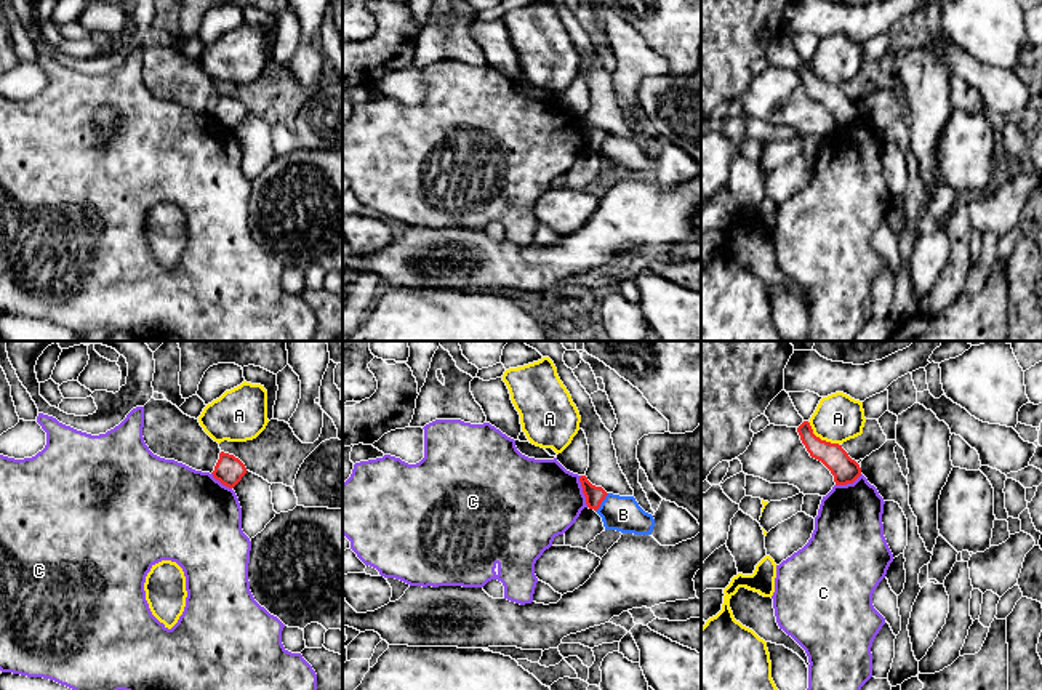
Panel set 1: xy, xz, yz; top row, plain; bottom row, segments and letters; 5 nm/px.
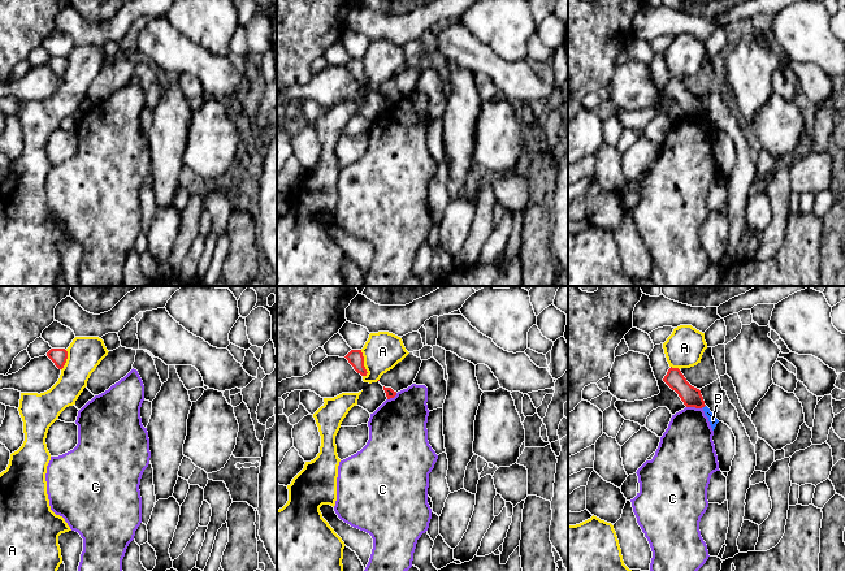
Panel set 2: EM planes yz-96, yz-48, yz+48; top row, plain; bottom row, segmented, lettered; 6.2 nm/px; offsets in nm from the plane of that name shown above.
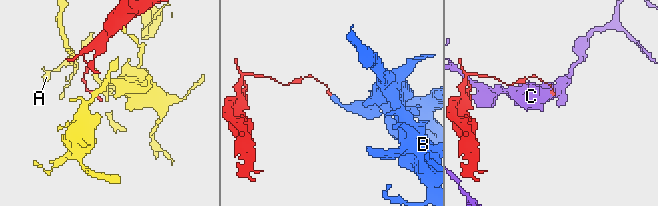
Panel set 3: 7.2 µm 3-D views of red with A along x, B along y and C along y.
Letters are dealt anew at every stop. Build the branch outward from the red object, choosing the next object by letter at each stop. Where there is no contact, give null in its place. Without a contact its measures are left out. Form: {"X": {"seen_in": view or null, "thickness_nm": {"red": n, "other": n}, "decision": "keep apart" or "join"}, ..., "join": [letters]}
{"A": {"seen_in": "yz", "thickness_nm": {"red": 130, "other": 240}, "decision": "keep apart"}, "B": {"seen_in": "xz", "thickness_nm": {"red": 100, "other": 180}, "decision": "keep apart"}, "C": {"seen_in": "xz", "thickness_nm": {"red": 100, "other": 420}, "decision": "keep apart"}, "join": []}

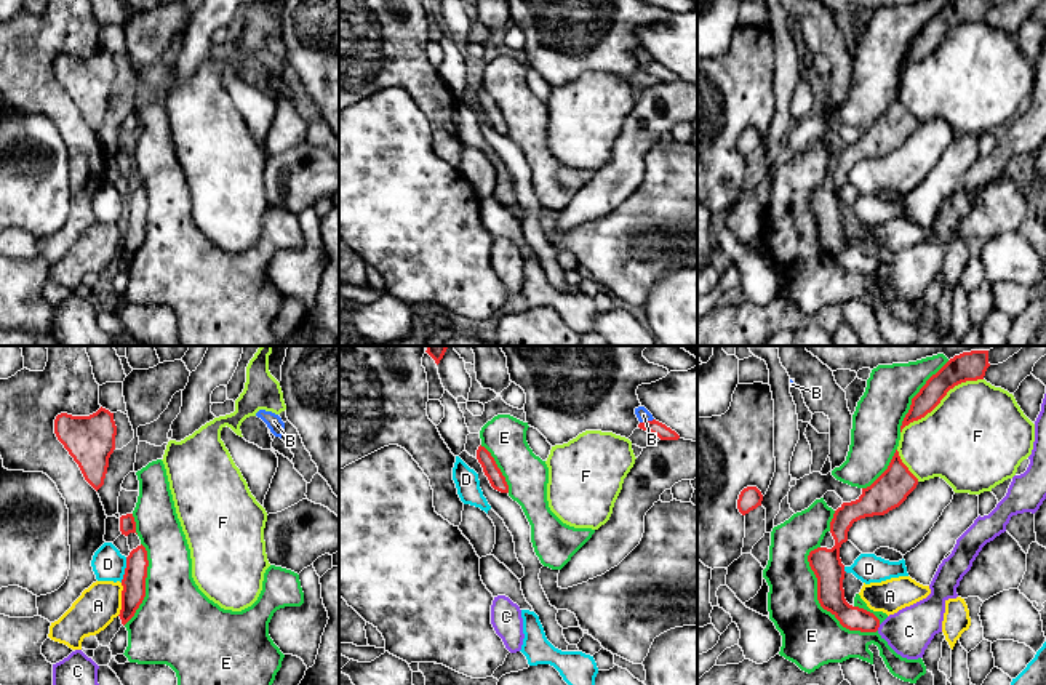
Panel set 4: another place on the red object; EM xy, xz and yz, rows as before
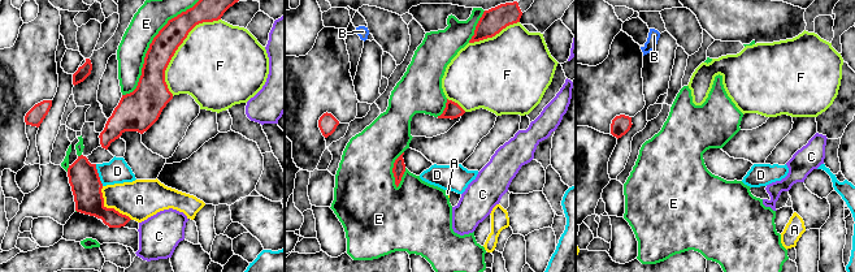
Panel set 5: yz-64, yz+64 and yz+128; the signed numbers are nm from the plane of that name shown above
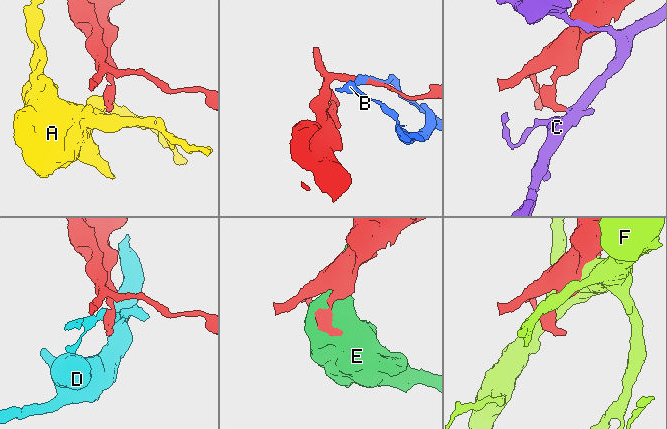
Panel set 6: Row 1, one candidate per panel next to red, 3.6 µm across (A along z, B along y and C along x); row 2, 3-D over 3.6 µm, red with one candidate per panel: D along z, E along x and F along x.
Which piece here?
{"A": {"seen_in": "xy", "thickness_nm": {"red": 120, "other": 200}, "decision": "keep apart"}, "B": {"seen_in": "xz", "thickness_nm": {"red": 70, "other": 70}, "decision": "keep apart"}, "C": {"seen_in": "yz", "thickness_nm": {"red": 120, "other": 240}, "decision": "keep apart"}, "D": {"seen_in": "xy", "thickness_nm": {"red": 120, "other": 160}, "decision": "keep apart"}, "E": {"seen_in": "yz", "thickness_nm": {"red": 150, "other": 300}, "decision": "keep apart"}, "F": {"seen_in": "yz", "thickness_nm": {"red": 130, "other": 480}, "decision": "keep apart"}, "join": []}

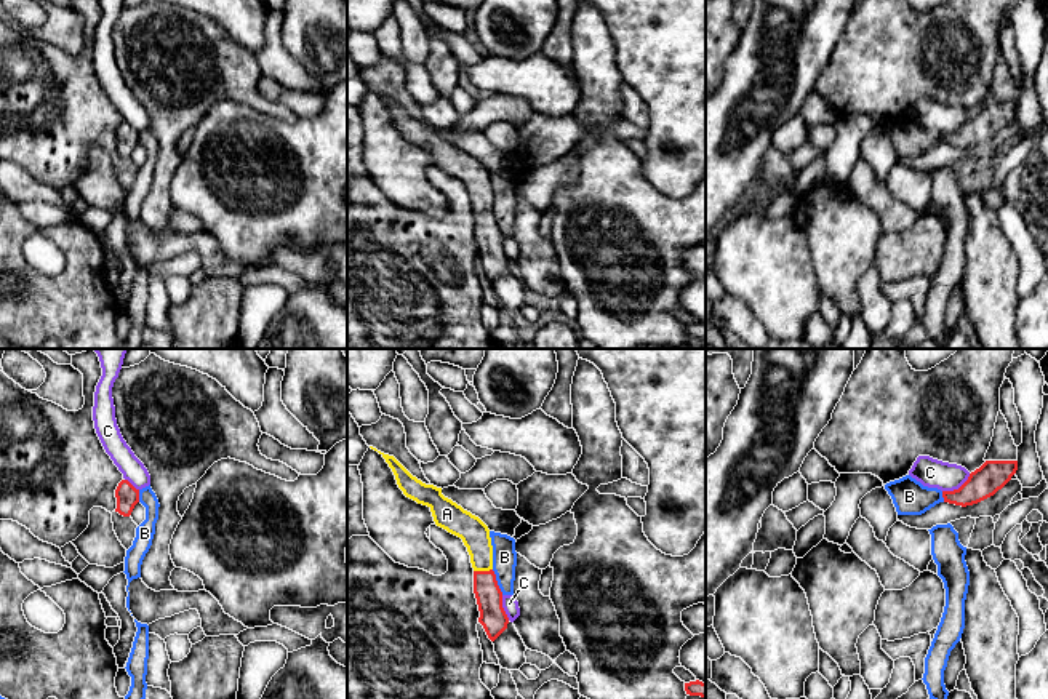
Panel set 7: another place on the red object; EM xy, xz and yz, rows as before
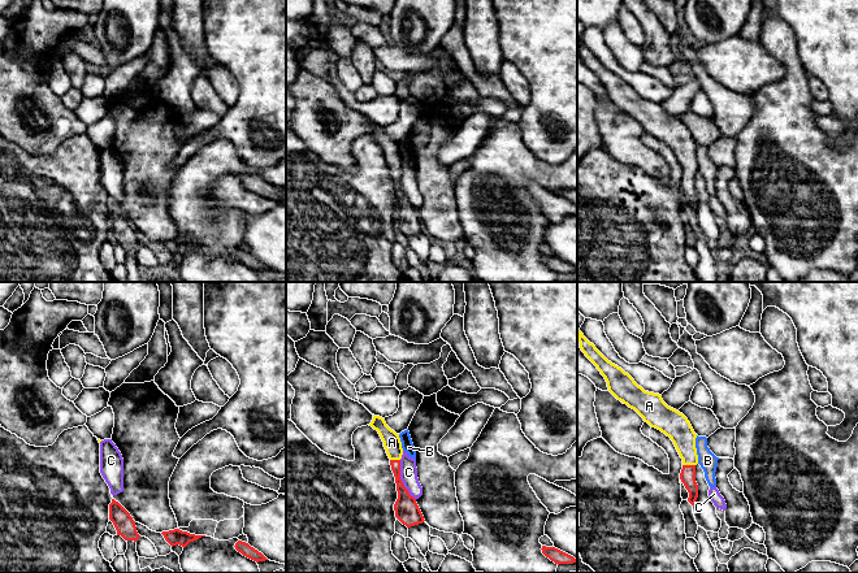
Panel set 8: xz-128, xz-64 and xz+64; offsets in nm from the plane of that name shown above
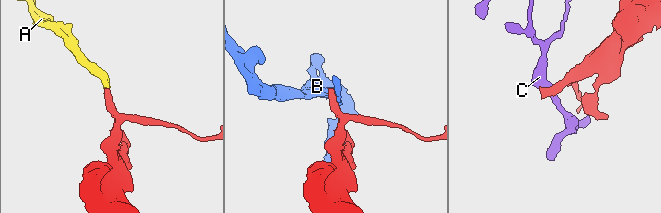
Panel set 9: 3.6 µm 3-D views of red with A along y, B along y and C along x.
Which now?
{"A": {"seen_in": "xz", "thickness_nm": {"red": 140, "other": 140}, "decision": "join"}, "B": {"seen_in": "xz", "thickness_nm": {"red": 140, "other": 130}, "decision": "keep apart"}, "C": {"seen_in": "yz", "thickness_nm": {"red": 160, "other": 150}, "decision": "keep apart"}, "join": ["A"]}

